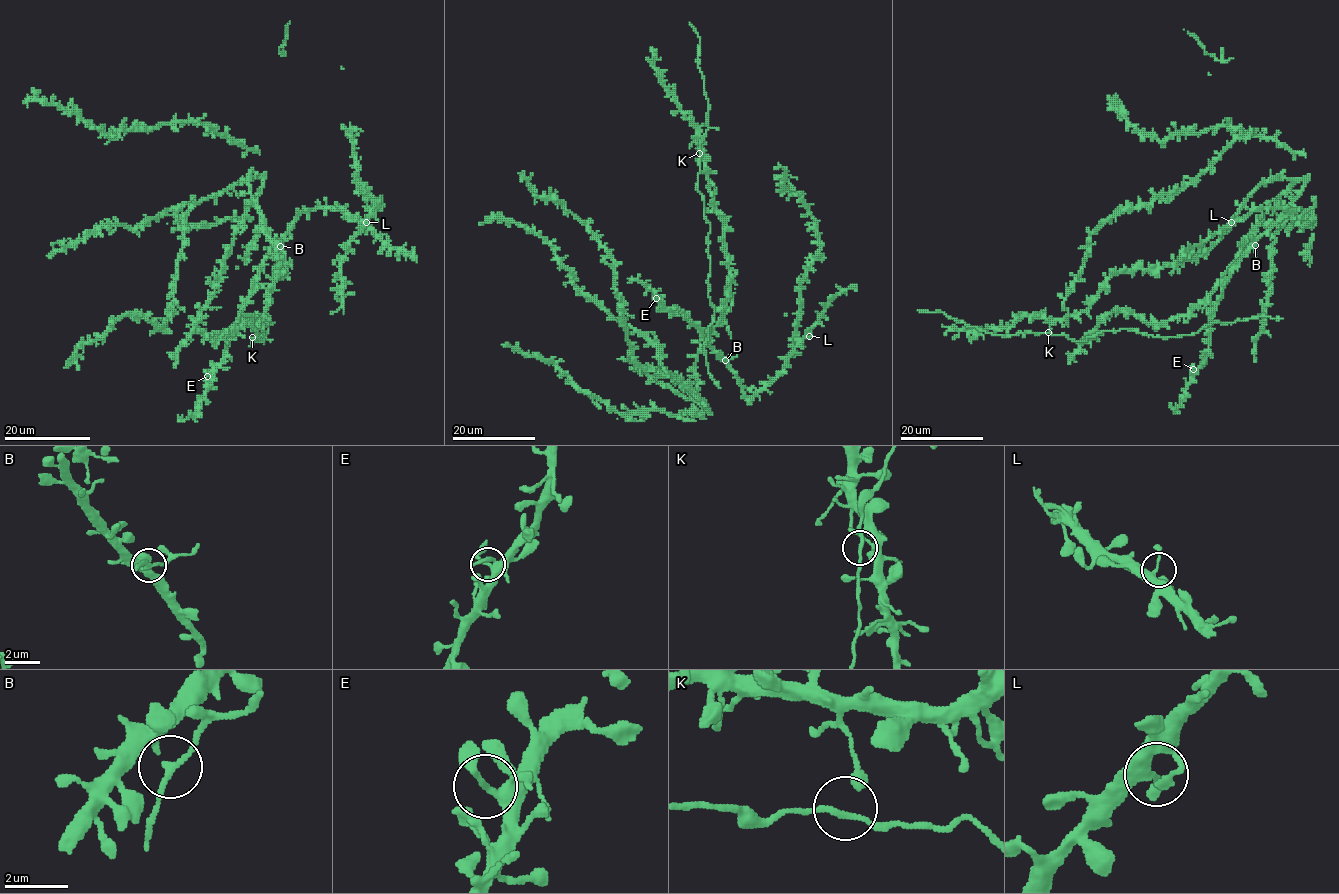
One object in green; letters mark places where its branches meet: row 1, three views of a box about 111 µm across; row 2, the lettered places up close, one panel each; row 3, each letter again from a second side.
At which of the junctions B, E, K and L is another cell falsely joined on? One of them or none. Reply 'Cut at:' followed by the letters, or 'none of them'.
Cut at: B

